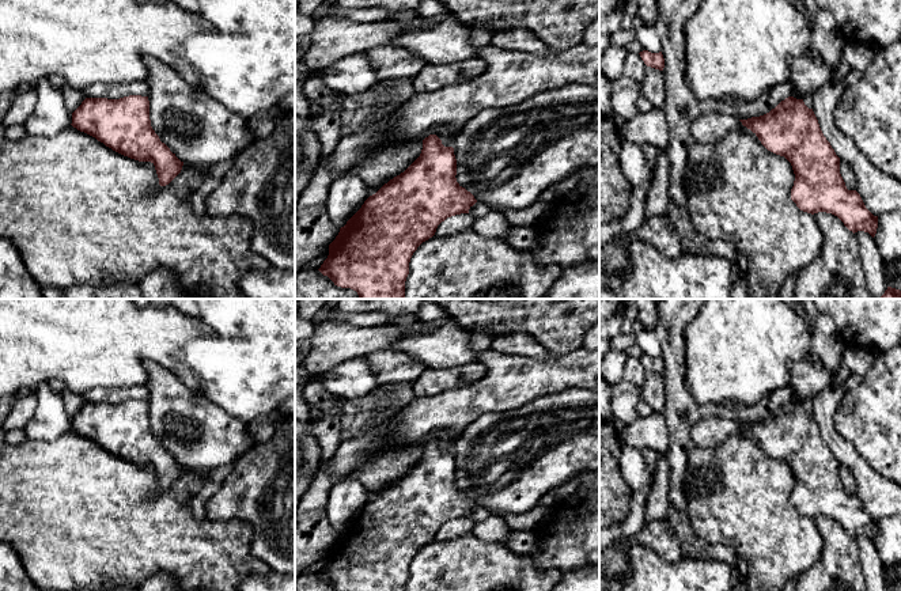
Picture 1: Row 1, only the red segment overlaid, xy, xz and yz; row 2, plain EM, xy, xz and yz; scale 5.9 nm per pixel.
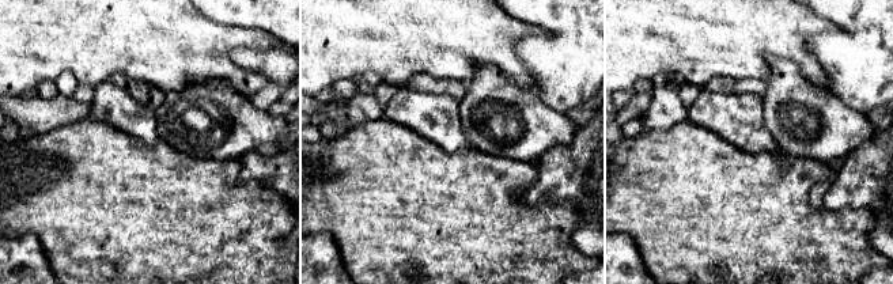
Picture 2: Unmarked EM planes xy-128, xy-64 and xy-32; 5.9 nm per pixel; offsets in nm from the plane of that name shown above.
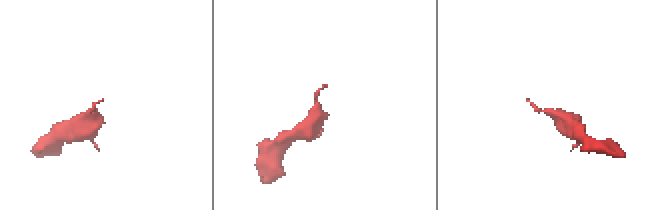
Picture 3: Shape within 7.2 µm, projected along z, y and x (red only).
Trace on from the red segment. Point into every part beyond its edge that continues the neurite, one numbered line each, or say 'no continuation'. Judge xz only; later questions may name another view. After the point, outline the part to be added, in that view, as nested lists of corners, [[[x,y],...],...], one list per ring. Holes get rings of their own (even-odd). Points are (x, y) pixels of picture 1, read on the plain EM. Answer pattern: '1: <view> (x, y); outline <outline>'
no continuation

